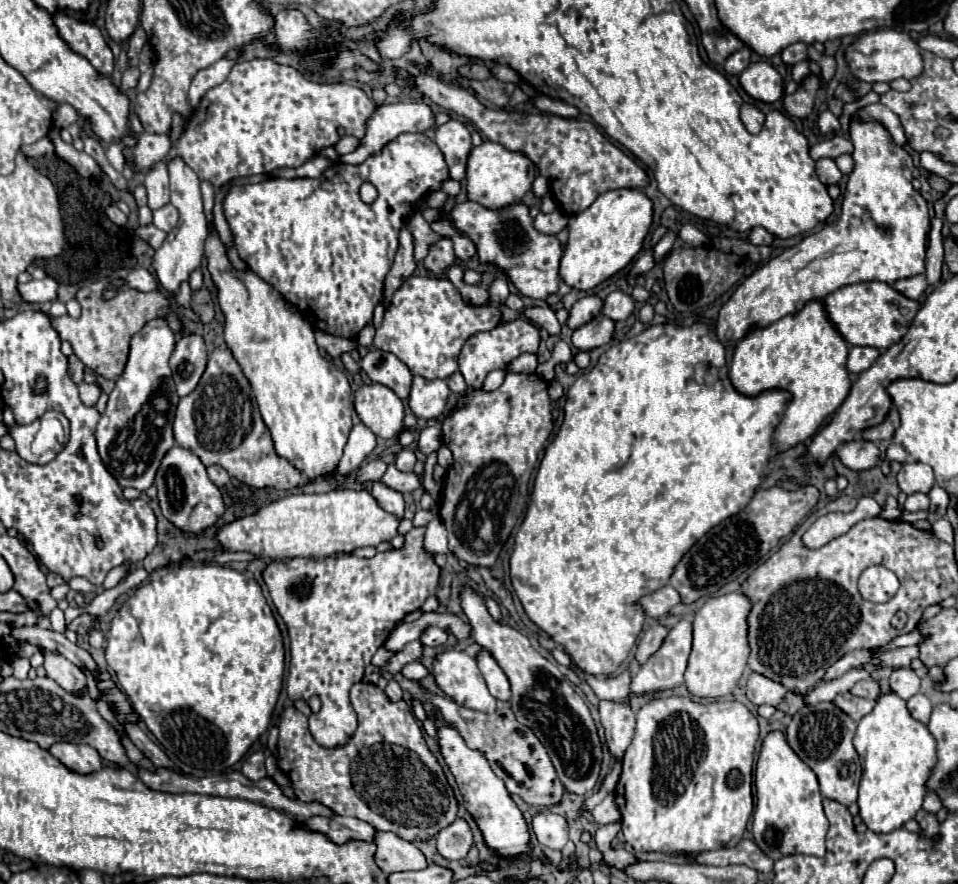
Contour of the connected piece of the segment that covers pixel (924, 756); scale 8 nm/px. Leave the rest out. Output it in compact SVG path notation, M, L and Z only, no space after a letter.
M894 693L880 695L876 699L876 707L858 723L856 735L854 735L854 747L860 755L862 763L862 777L860 777L860 791L858 791L858 807L860 817L866 823L866 827L874 833L890 833L898 827L902 827L908 819L914 819L914 815L922 809L924 795L928 793L926 781L936 765L936 741L926 725L918 723L906 709L906 701L900 699Z

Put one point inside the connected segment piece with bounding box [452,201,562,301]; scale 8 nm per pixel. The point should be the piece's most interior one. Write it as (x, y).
(507, 237)

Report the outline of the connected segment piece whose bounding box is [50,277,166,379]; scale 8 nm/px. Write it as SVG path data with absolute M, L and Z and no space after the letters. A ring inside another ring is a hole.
M106 277L98 279L76 293L78 303L82 305L82 315L80 319L72 319L68 315L64 317L50 317L50 325L58 331L60 339L70 341L74 355L92 371L106 379L114 379L122 373L122 367L126 365L126 355L128 355L128 341L130 335L138 333L146 321L158 317L158 311L166 307L166 295L162 295L158 289L156 291L136 291L128 287L122 279L116 277ZM104 285L118 285L116 295L112 299L104 299Z

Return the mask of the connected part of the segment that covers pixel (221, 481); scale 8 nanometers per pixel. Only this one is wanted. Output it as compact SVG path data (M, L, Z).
M210 465L210 467L206 467L206 471L208 471L208 477L210 477L210 481L214 483L214 485L218 485L218 487L222 487L222 485L226 485L228 483L228 473L220 467L220 465Z

